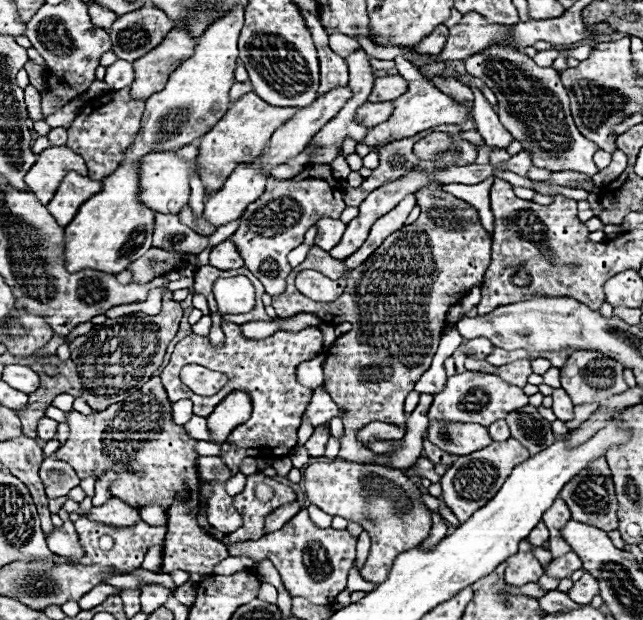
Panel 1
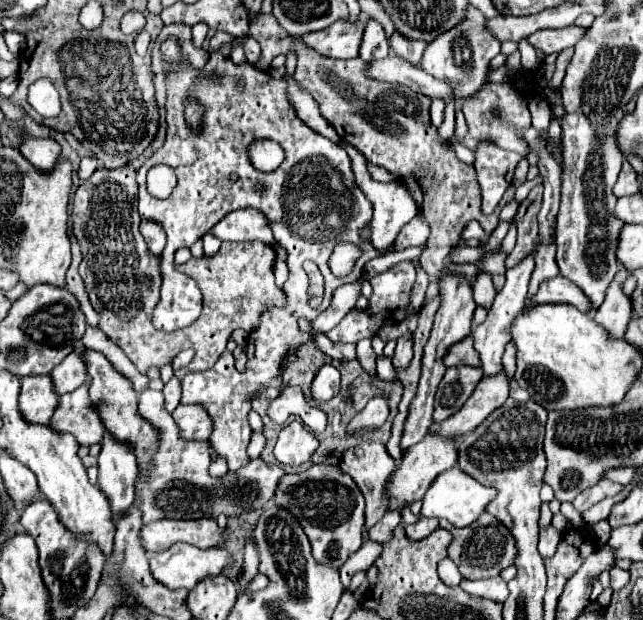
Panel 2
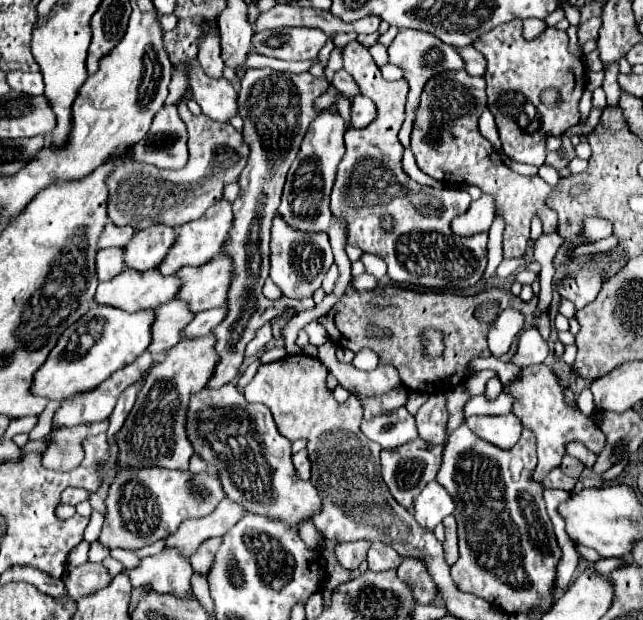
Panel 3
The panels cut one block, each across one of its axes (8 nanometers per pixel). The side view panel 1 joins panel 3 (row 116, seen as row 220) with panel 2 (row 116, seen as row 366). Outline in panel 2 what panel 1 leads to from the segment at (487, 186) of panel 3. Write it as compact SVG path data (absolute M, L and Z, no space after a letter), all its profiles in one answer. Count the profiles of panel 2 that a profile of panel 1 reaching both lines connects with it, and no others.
M260 14L250 24L250 36L260 42L262 46L262 60L258 68L266 70L272 58L278 54L288 54L290 50L296 52L298 70L300 70L300 84L314 96L320 104L322 116L328 120L330 126L338 132L340 140L352 144L356 150L364 154L364 158L372 164L384 166L400 180L404 180L408 192L412 194L418 210L426 214L430 222L432 234L428 238L428 248L420 256L422 268L430 276L438 276L444 268L444 258L448 256L450 248L454 248L460 240L462 228L470 220L478 220L486 234L490 234L498 226L500 208L514 198L514 186L508 186L504 192L496 212L490 216L482 214L480 208L480 186L476 182L476 170L470 164L464 164L456 158L452 142L456 138L442 140L438 130L430 126L430 98L414 92L400 84L376 82L366 78L366 62L360 58L352 60L334 60L328 56L310 50L302 38L290 36L274 18L274 14Z

